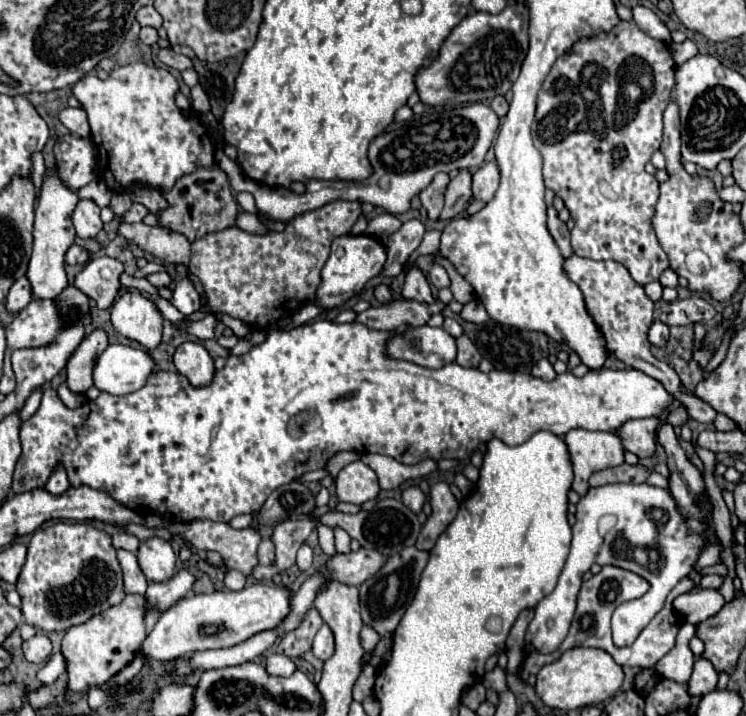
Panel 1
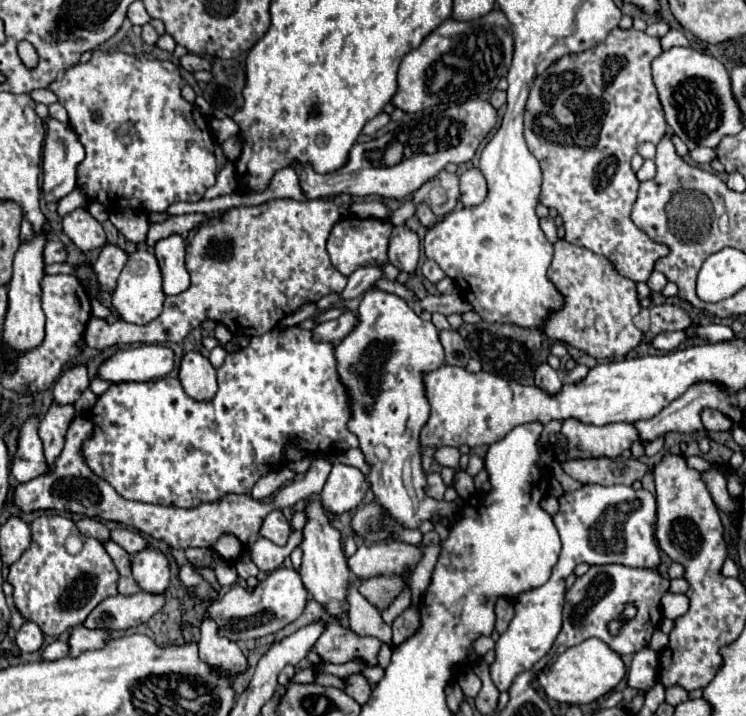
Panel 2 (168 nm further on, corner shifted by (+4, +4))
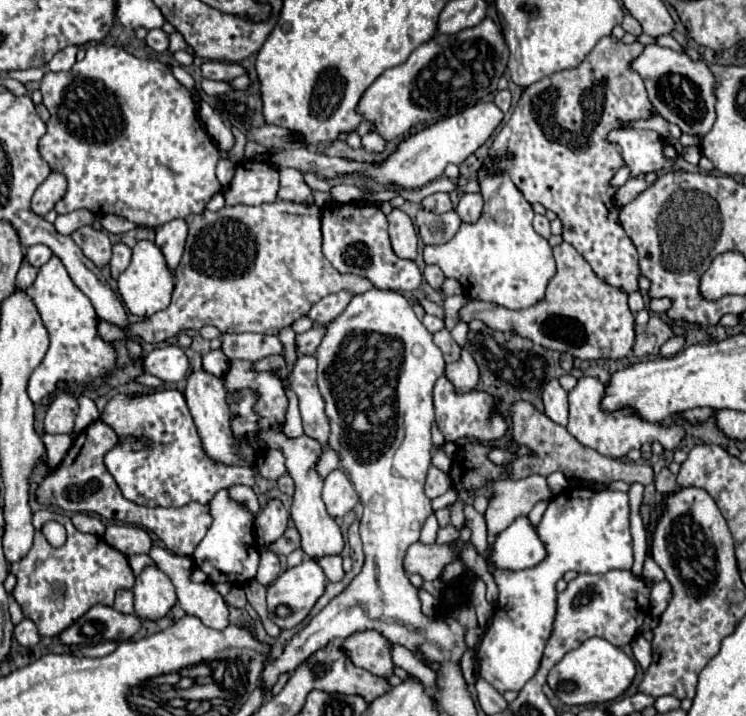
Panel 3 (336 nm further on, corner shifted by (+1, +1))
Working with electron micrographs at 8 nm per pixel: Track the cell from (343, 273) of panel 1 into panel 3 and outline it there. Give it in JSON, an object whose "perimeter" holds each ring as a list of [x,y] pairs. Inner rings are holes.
{"perimeter":[[[333,204],[333,206],[325,206],[321,210],[321,230],[323,230],[323,254],[325,258],[333,264],[335,270],[339,270],[341,274],[351,272],[351,274],[359,274],[369,278],[377,288],[381,290],[405,290],[405,292],[413,292],[421,286],[421,272],[417,268],[415,262],[411,260],[403,260],[397,258],[393,254],[391,242],[389,242],[389,234],[387,234],[387,216],[381,212],[381,208],[377,208],[375,204]]]}

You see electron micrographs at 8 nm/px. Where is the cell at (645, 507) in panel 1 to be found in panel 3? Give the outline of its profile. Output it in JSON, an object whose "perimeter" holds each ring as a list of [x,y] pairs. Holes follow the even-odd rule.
{"perimeter":[[[591,488],[563,490],[549,502],[543,520],[539,522],[539,536],[545,542],[549,556],[539,566],[529,570],[493,572],[499,586],[499,600],[495,604],[493,624],[483,634],[483,642],[477,650],[477,662],[479,676],[485,678],[497,692],[519,692],[539,670],[543,648],[551,636],[557,612],[555,584],[565,572],[575,570],[579,574],[603,574],[615,568],[631,570],[633,540],[629,516],[631,506],[627,492],[597,492]]]}

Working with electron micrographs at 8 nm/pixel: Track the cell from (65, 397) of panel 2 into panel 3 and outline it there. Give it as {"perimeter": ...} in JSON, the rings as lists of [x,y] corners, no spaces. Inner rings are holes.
{"perimeter":[[[63,390],[59,392],[45,416],[45,432],[49,434],[71,434],[73,430],[73,420],[79,412],[77,396],[73,390]]]}

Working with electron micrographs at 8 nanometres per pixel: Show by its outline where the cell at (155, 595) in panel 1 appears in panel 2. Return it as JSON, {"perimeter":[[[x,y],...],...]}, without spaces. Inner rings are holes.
{"perimeter":[[[136,593],[132,597],[108,597],[86,617],[82,623],[88,629],[106,629],[106,631],[126,631],[136,629],[146,623],[156,611],[164,605],[164,595]]]}

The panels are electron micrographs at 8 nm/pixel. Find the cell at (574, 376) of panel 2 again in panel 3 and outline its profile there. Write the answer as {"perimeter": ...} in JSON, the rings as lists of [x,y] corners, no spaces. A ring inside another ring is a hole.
{"perimeter":[[[583,376],[577,380],[577,386],[569,392],[569,424],[567,424],[567,432],[571,436],[575,436],[583,446],[597,450],[603,456],[609,458],[623,458],[629,450],[633,448],[641,448],[641,444],[653,444],[655,440],[659,440],[663,444],[665,450],[677,448],[681,438],[685,436],[681,426],[671,426],[671,428],[663,428],[661,424],[653,424],[653,422],[645,422],[639,420],[635,416],[633,410],[617,410],[613,414],[605,414],[599,408],[601,396],[603,396],[603,384],[593,378],[593,376]]]}

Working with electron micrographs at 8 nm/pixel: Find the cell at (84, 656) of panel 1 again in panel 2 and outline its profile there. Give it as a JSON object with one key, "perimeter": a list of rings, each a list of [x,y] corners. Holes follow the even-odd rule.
{"perimeter":[[[78,625],[76,629],[72,629],[72,635],[68,639],[70,643],[70,655],[76,657],[88,649],[100,649],[100,645],[106,645],[106,637],[108,631],[104,629],[84,629],[82,625]]]}

